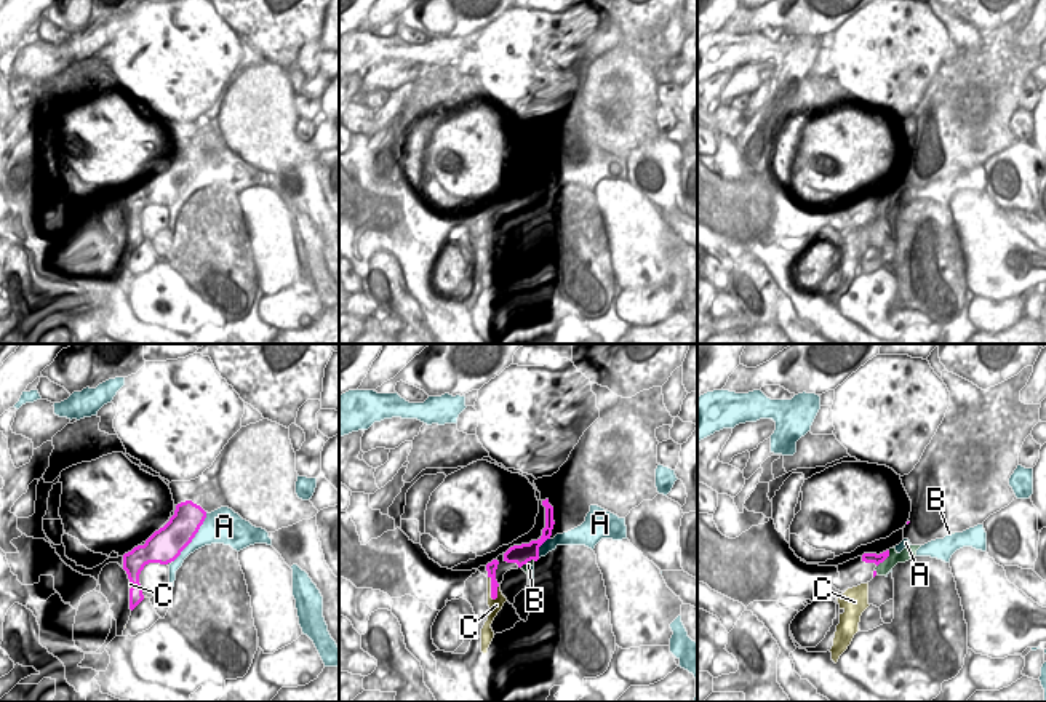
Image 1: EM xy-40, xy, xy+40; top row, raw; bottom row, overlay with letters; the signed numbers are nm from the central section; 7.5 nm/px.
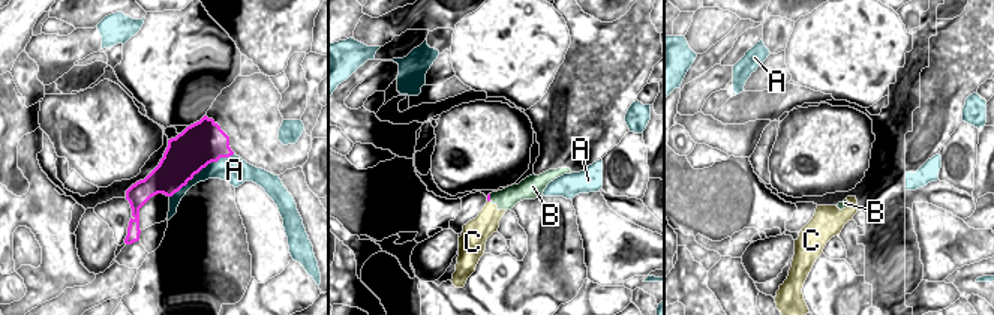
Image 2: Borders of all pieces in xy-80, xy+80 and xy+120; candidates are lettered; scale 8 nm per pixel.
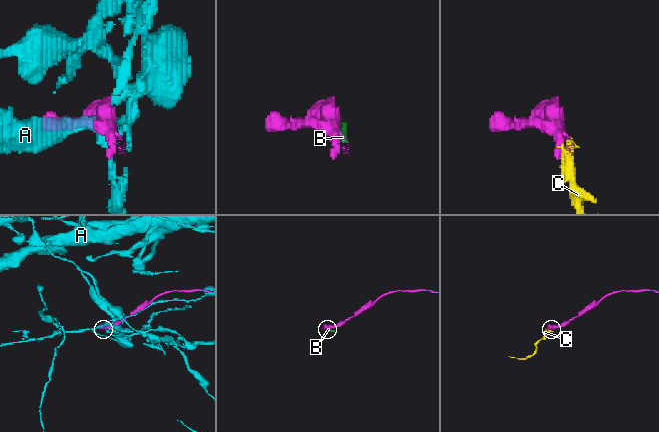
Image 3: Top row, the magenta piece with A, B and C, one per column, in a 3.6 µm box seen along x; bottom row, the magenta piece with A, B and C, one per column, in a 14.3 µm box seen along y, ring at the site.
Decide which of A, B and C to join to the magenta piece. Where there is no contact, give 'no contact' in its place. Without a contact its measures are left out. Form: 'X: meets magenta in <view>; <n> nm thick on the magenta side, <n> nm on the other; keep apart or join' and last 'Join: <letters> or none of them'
A: meets magenta in xy-40; 260 nm thick on the magenta side, 260 nm on the other; keep apart
B: meets magenta in xy+40; 80 nm thick on the magenta side, 100 nm on the other; keep apart
C: meets magenta in xy; 80 nm thick on the magenta side, 100 nm on the other; keep apart
Join: none of them

